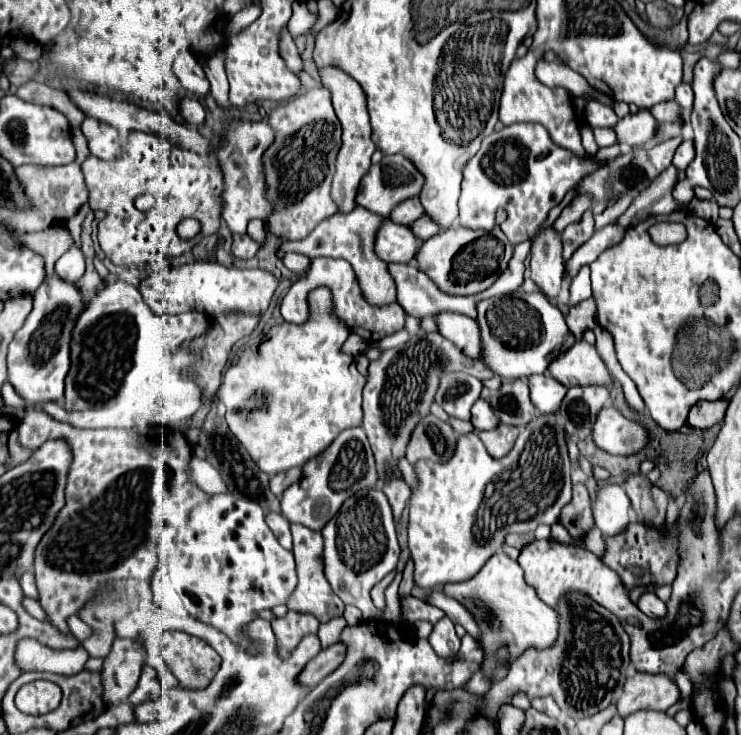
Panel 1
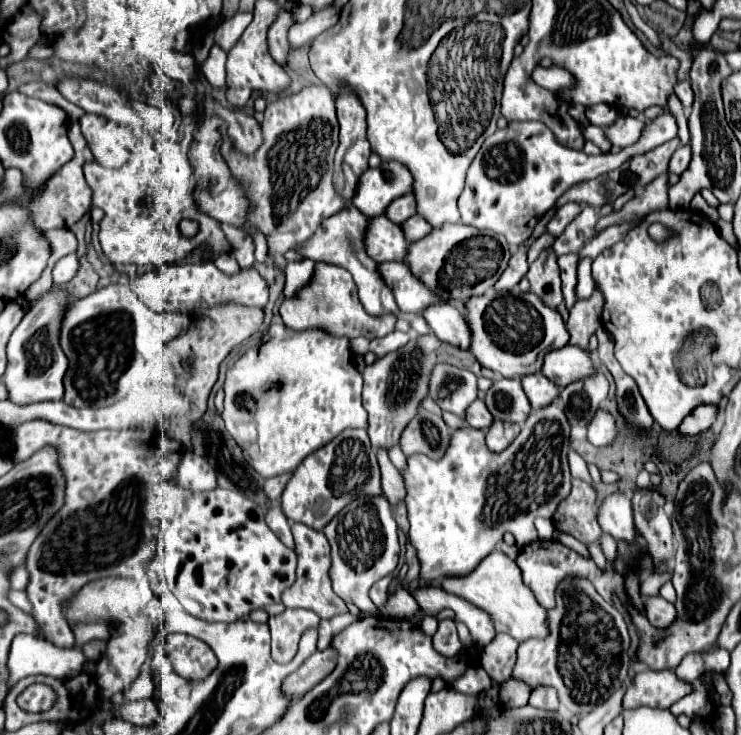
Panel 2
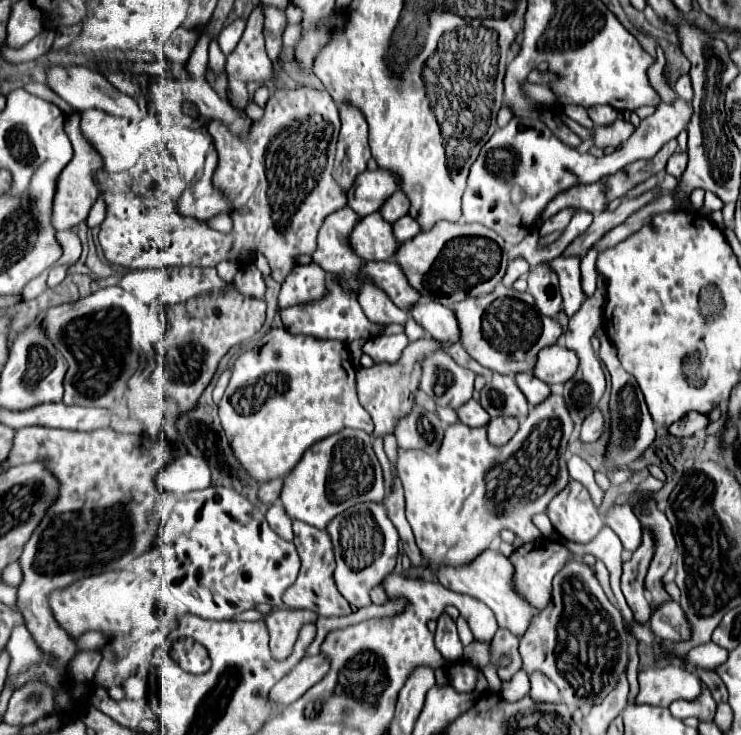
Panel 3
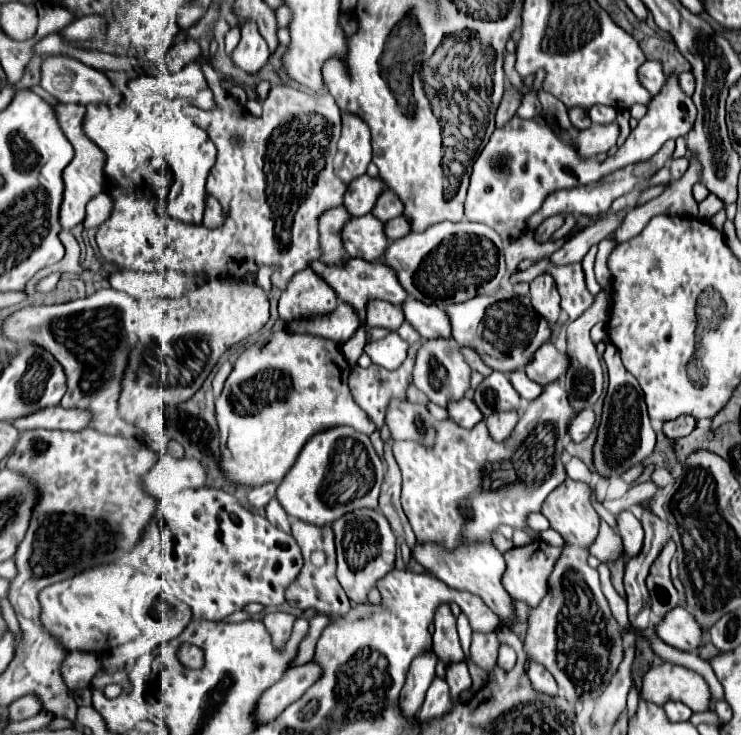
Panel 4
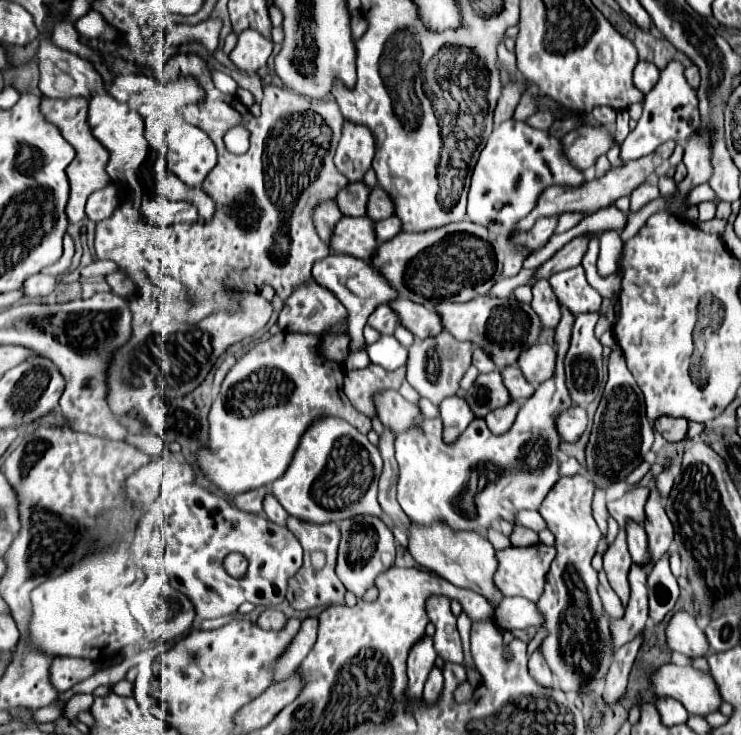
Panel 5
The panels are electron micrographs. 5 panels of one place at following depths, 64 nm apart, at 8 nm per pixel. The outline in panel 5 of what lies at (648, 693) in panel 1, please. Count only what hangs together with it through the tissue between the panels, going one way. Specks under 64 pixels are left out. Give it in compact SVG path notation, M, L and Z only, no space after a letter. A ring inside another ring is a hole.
M664 664L652 676L656 696L670 696L684 704L690 714L706 716L718 712L722 704L720 688L710 672L696 670L694 666Z

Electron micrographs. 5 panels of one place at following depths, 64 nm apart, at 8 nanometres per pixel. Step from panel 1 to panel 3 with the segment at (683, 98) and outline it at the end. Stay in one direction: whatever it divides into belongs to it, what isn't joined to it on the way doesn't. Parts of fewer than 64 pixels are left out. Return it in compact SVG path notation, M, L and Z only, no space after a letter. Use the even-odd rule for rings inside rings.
M684 74L684 76L680 76L680 78L676 80L674 92L676 92L680 98L686 98L688 102L692 100L692 82L690 82L690 76L688 76L688 74Z

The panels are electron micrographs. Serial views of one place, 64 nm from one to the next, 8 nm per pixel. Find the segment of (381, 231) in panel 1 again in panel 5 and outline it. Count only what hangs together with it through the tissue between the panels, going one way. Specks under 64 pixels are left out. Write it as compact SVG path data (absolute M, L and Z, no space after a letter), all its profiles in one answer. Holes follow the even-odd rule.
M340 218L332 230L332 238L328 248L332 252L342 252L342 254L352 254L362 260L370 260L370 254L374 254L378 240L374 238L374 228L372 228L370 218Z

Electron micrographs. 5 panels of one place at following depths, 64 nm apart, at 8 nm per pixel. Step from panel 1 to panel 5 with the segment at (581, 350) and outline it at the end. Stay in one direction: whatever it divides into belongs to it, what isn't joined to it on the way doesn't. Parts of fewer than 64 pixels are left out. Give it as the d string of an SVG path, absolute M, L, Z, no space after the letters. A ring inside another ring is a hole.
M536 342L534 346L522 350L518 366L524 378L536 386L554 374L554 348L546 342Z

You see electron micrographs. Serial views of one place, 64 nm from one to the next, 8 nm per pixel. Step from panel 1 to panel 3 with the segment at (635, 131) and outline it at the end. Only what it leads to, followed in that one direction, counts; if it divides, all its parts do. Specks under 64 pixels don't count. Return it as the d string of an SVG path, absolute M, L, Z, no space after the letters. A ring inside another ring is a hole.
M616 120L610 126L594 126L594 136L592 136L592 146L596 148L616 148L620 146L626 138L630 138L630 134L634 132L634 126L630 122L624 120Z

